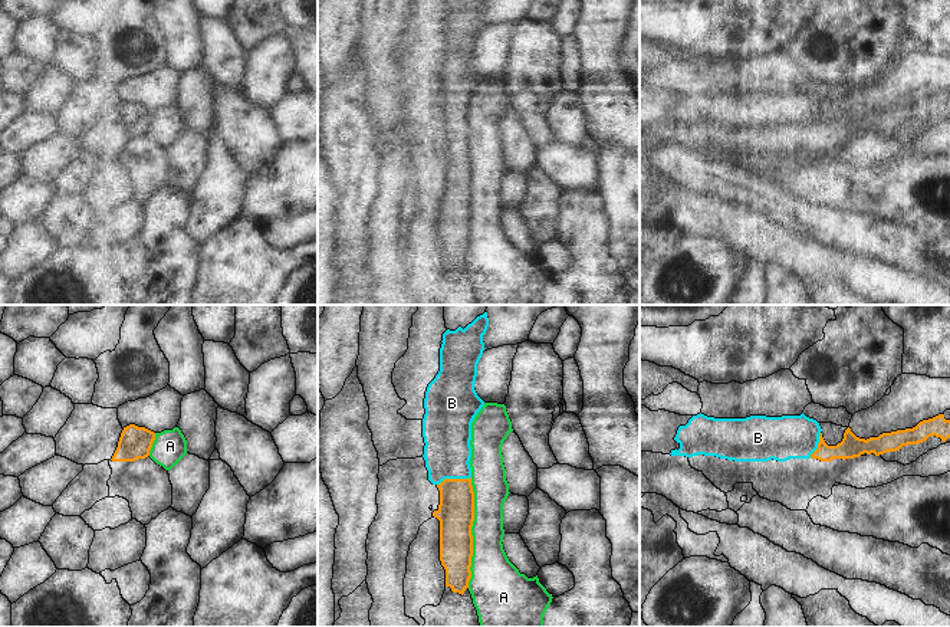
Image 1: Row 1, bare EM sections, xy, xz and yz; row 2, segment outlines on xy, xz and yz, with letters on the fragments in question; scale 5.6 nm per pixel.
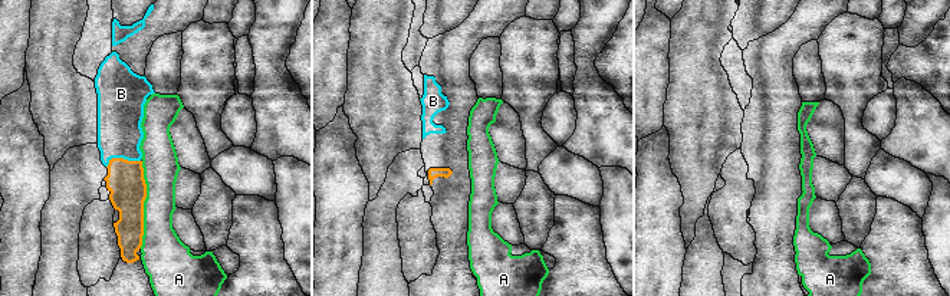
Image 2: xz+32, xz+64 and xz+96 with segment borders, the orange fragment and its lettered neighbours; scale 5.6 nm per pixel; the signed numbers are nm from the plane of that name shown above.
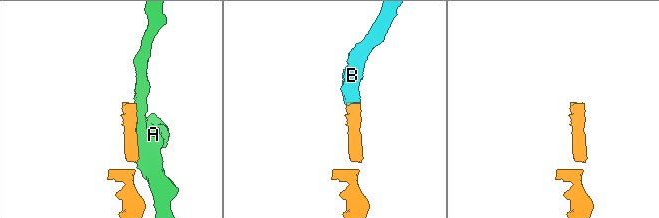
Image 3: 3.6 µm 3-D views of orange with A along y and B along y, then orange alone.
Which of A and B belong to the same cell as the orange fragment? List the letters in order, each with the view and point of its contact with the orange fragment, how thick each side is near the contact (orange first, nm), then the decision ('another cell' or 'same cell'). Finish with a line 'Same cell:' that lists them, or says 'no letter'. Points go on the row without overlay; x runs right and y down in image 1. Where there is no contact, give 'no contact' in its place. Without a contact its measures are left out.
A: contact xz (470, 210); calibres 200 and 240 nm; another cell
B: contact xz (453, 157); calibres 200 and 260 nm; same cell
Same cell: B

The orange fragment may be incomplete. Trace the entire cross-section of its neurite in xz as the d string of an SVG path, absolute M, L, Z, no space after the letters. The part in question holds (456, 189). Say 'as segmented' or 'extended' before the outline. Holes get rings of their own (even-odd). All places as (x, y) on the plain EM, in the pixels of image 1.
extended; M471 0L464 7L447 7L440 26L440 49L428 62L424 76L425 92L423 96L424 138L428 158L440 168L438 187L433 194L440 198L440 239L446 247L446 265L453 270L464 272L471 256L474 198L474 170L471 164L471 101L484 83L477 73L474 60L477 42L484 29L483 13L489 0Z

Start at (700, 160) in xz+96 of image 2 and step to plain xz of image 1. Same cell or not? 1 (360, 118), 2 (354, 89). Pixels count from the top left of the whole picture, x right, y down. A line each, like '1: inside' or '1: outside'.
1: outside
2: outside

